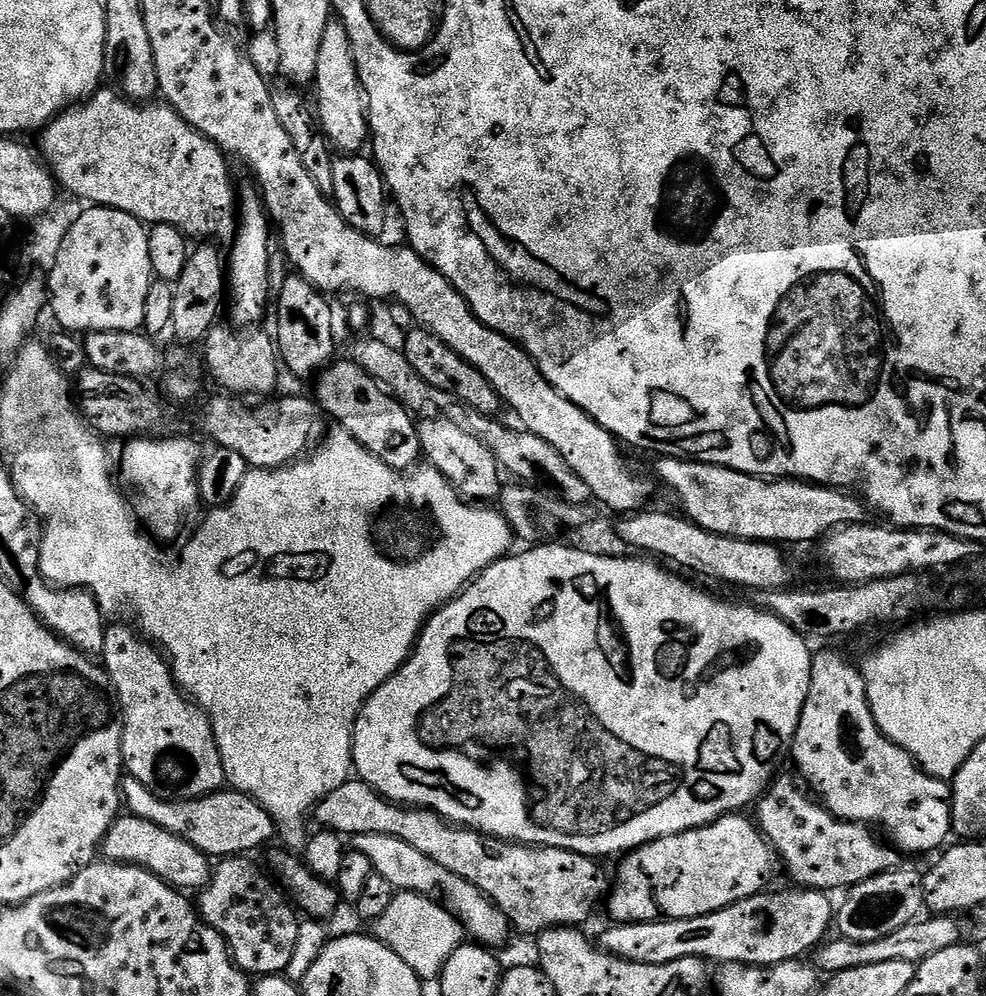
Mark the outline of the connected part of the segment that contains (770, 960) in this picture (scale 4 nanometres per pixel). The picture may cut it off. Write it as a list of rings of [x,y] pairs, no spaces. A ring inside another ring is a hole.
[[[792,886],[789,892],[776,892],[772,893],[772,890],[765,891],[758,896],[751,896],[745,900],[738,901],[737,904],[731,904],[726,906],[722,910],[717,912],[711,912],[710,914],[702,914],[698,918],[678,918],[677,920],[670,920],[667,918],[657,918],[654,920],[648,920],[644,924],[622,924],[619,922],[613,923],[613,928],[605,930],[601,936],[598,936],[598,943],[605,952],[608,952],[612,956],[618,958],[626,958],[630,962],[642,962],[643,964],[669,964],[670,962],[678,962],[678,958],[694,958],[698,957],[699,960],[705,962],[719,962],[720,964],[754,964],[757,966],[767,966],[769,964],[777,964],[783,960],[799,960],[805,954],[803,952],[811,953],[813,949],[817,947],[825,939],[823,937],[828,932],[828,927],[834,924],[834,909],[832,906],[832,896],[827,891],[818,888],[802,888],[799,886]]]

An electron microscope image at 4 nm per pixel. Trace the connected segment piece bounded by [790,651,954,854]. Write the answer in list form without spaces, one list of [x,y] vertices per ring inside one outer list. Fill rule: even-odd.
[[[817,651],[812,657],[810,690],[800,715],[796,737],[792,739],[790,756],[796,759],[795,771],[802,777],[803,783],[838,819],[869,826],[881,824],[888,831],[887,839],[904,854],[935,853],[949,843],[948,835],[954,832],[951,783],[925,772],[905,748],[885,736],[874,718],[872,707],[868,705],[868,688],[861,669],[843,660],[836,652]]]

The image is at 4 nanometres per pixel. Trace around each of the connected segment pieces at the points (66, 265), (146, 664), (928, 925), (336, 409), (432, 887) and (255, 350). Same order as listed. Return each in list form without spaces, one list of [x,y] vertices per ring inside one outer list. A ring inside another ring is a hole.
[[[88,206],[66,235],[66,240],[62,243],[61,250],[58,251],[54,268],[47,273],[50,312],[56,315],[61,329],[73,334],[87,334],[102,330],[138,332],[144,326],[146,294],[150,294],[153,279],[146,225],[122,210]]]
[[[128,624],[106,627],[102,657],[120,703],[127,775],[138,778],[146,790],[164,800],[197,800],[221,791],[226,781],[211,718],[176,685],[164,653]]]
[[[932,914],[925,918],[917,918],[911,924],[907,924],[902,930],[896,930],[894,934],[888,934],[886,938],[880,938],[878,942],[854,942],[843,938],[823,943],[814,952],[814,967],[817,973],[835,974],[854,970],[858,966],[878,966],[878,962],[910,962],[919,966],[926,958],[934,958],[934,954],[941,953],[948,946],[961,943],[960,924],[955,915]]]
[[[337,359],[328,365],[315,381],[314,399],[320,411],[339,427],[344,428],[374,458],[386,462],[399,472],[407,472],[419,465],[422,460],[420,451],[420,430],[413,413],[409,412],[379,380],[358,366],[355,360]]]
[[[362,834],[355,837],[354,848],[370,858],[373,872],[382,874],[382,878],[387,878],[399,891],[421,894],[436,894],[436,891],[440,891],[439,899],[444,907],[460,921],[465,933],[473,941],[483,942],[488,946],[507,942],[508,930],[510,932],[508,915],[495,901],[478,886],[466,882],[466,878],[458,878],[458,874],[452,874],[450,870],[446,870],[446,866],[438,866],[434,858],[426,858],[426,854],[414,850],[414,846],[402,842],[402,838],[390,838],[390,834]]]
[[[217,322],[202,341],[208,372],[221,384],[225,393],[237,398],[268,398],[273,395],[282,373],[282,361],[276,341],[260,330],[237,330],[227,323]]]

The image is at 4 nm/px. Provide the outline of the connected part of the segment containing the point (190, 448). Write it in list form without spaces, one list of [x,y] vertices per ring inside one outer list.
[[[165,435],[163,438],[132,438],[128,444],[118,452],[118,476],[121,481],[125,480],[136,493],[131,493],[130,503],[147,535],[157,541],[176,540],[180,535],[185,535],[184,527],[188,519],[196,512],[196,507],[201,507],[200,499],[200,473],[202,461],[206,455],[205,449],[200,449],[196,440],[188,436]]]

